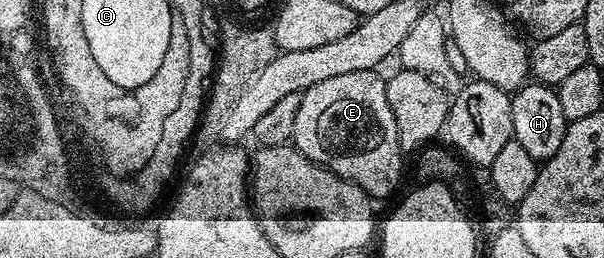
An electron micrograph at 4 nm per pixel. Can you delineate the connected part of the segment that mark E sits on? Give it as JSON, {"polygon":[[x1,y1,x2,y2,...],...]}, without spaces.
{"polygon":[[378,70,347,72,344,76,331,76,320,84,312,84,312,88,302,94,292,139,294,149,300,151,309,162,356,184,374,200,388,197,397,188,398,181,402,178,404,158,396,128,396,116,392,116,392,106,388,104,386,78,380,75]]}

